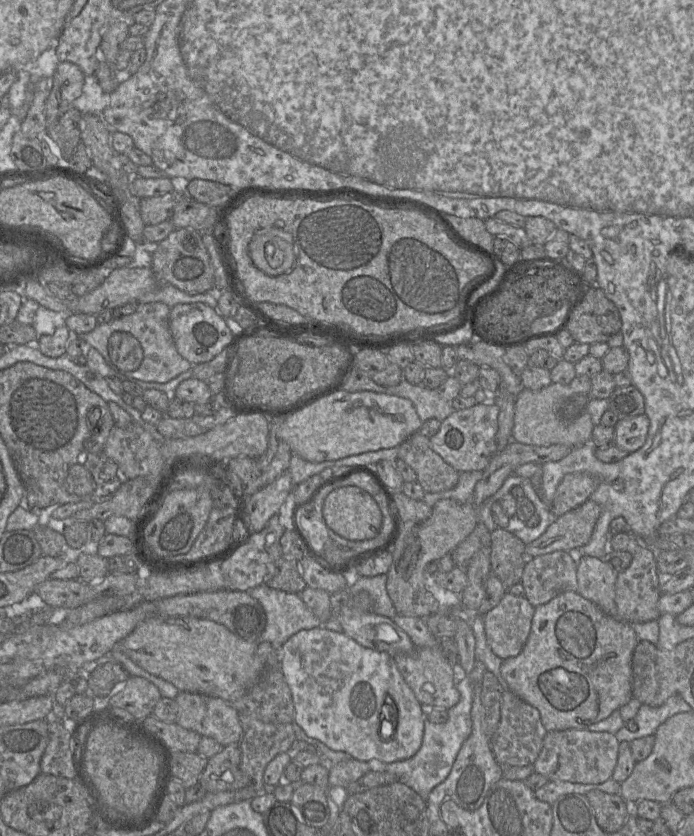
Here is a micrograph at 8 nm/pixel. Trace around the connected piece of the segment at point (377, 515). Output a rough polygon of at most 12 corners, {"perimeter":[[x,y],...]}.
{"perimeter":[[356,486],[331,491],[322,514],[352,541],[384,525],[376,501]]}

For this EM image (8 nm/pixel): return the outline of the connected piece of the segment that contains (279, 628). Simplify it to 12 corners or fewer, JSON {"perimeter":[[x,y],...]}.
{"perimeter":[[265,583],[248,593],[266,615],[261,641],[281,648],[321,627],[299,594]]}

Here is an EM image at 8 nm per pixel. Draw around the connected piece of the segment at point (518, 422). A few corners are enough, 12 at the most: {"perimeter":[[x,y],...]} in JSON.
{"perimeter":[[553,382],[516,397],[513,441],[536,446],[590,443],[587,411],[560,415],[572,395]]}

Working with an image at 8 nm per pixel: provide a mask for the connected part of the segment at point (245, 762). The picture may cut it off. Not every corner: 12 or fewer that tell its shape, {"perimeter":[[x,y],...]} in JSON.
{"perimeter":[[239,714],[241,770],[264,789],[266,766],[289,752],[292,723]]}

